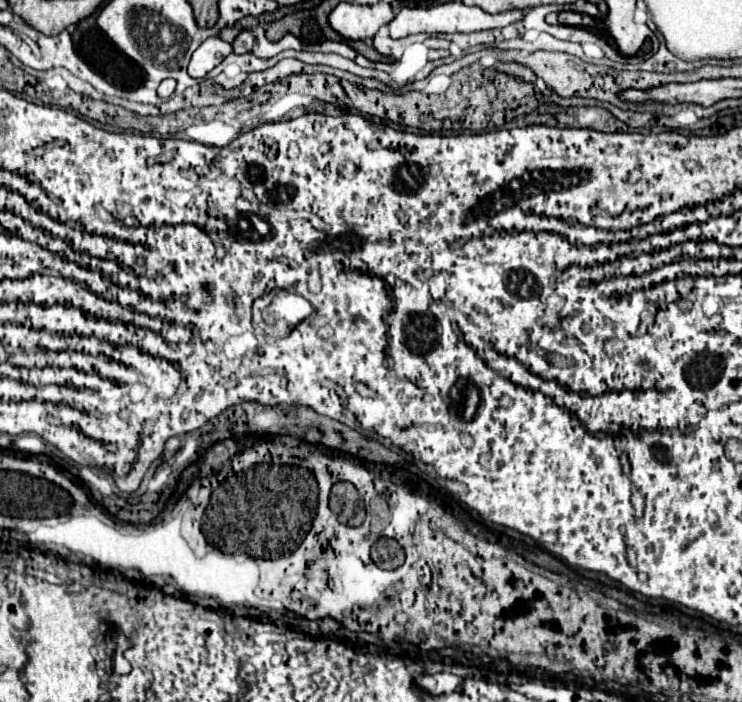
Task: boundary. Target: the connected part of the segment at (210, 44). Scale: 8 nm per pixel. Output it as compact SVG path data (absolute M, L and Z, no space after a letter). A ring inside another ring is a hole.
M209 37L205 39L199 49L193 53L191 63L189 63L189 75L195 79L203 79L213 67L217 67L229 53L233 51L233 47L229 43L225 43L219 37Z

